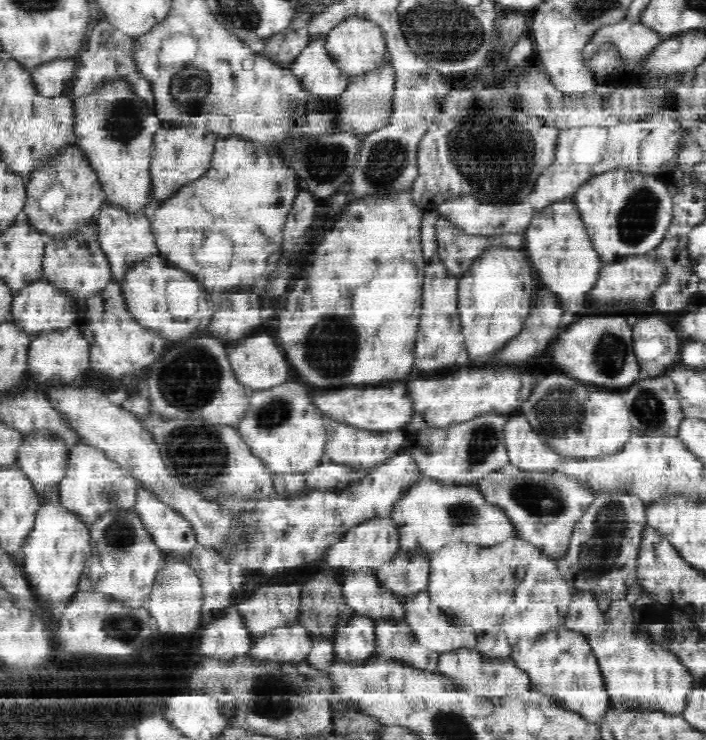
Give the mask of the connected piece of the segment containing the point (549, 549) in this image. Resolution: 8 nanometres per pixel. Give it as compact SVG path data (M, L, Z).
M510 462L494 472L488 472L477 484L490 504L499 506L508 514L512 524L518 526L516 530L522 538L542 546L544 554L554 554L556 559L568 552L574 527L595 498L589 484L573 474L560 472L559 469L554 472L522 470Z

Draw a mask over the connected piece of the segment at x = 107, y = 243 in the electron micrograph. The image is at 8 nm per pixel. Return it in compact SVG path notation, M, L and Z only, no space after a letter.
M104 199L102 206L96 216L99 226L99 237L101 238L102 250L109 255L109 261L113 264L113 279L120 281L127 270L128 263L154 254L157 250L155 234L144 207L139 210L128 210L125 206L118 206L116 202Z

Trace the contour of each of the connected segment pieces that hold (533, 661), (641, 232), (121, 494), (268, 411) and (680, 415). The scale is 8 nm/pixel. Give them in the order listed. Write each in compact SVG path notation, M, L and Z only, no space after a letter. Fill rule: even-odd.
M550 626L546 634L534 634L534 638L518 638L511 645L512 658L531 676L532 688L556 696L568 710L576 710L592 722L598 723L611 701L598 657L590 648L592 642L588 642L586 636L566 628Z
M626 166L615 167L595 174L589 178L581 189L572 197L577 202L589 229L589 235L596 243L597 251L601 254L604 264L609 264L634 254L644 254L654 251L664 240L673 219L673 198L669 185L656 174L642 170L634 170Z
M77 439L69 446L68 466L59 486L58 497L70 510L77 511L86 522L94 522L98 514L112 510L114 506L135 506L134 492L137 478L130 474L130 470L122 467L109 455L90 443Z
M284 382L270 388L250 391L249 397L249 406L238 422L237 429L271 473L298 473L310 470L323 460L327 417L314 398L310 398L310 392L304 384Z
M666 373L656 378L638 378L622 390L622 395L625 397L626 407L629 408L629 421L634 430L646 434L677 436L686 416L682 411L674 381Z

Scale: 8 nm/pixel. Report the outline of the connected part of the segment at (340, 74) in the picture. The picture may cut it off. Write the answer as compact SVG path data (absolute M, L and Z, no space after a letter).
M319 31L318 34L311 35L306 48L302 50L300 56L288 68L292 69L294 75L301 78L304 85L315 92L315 94L343 94L352 76L350 76L350 72L346 71L346 68L343 68L333 58L332 54L328 53L326 43L327 34L325 32Z

